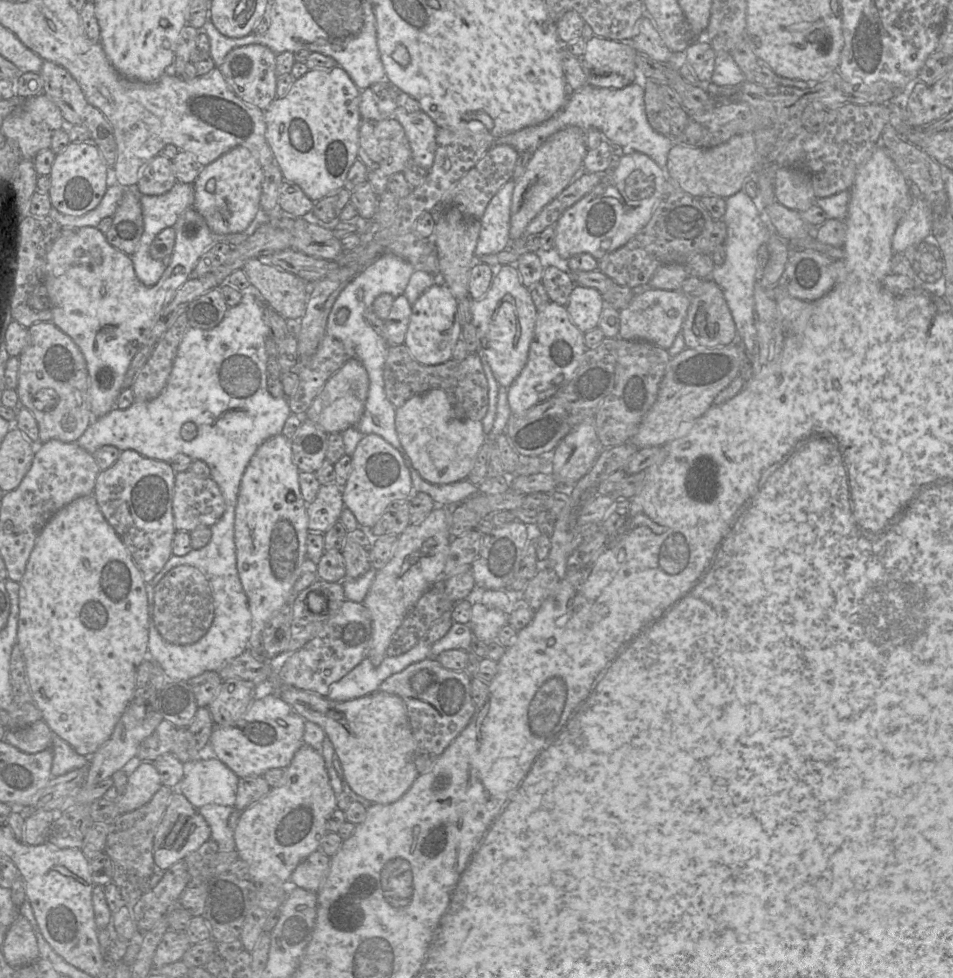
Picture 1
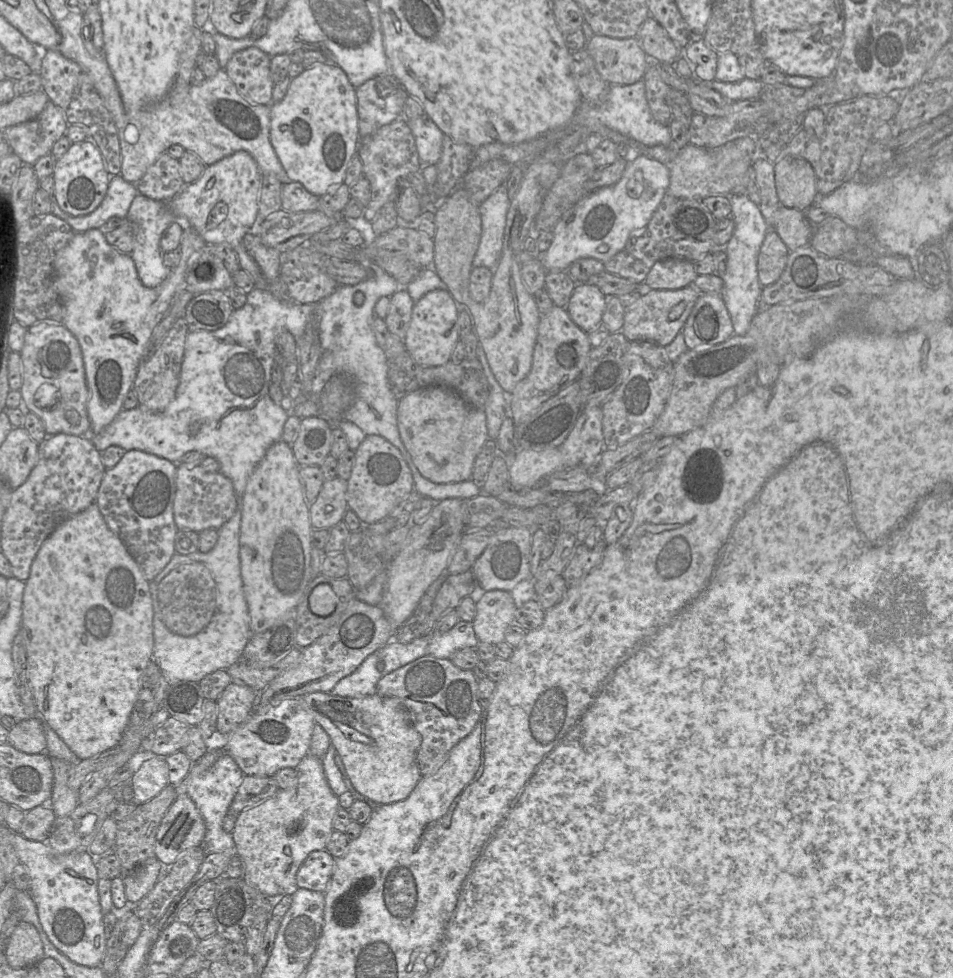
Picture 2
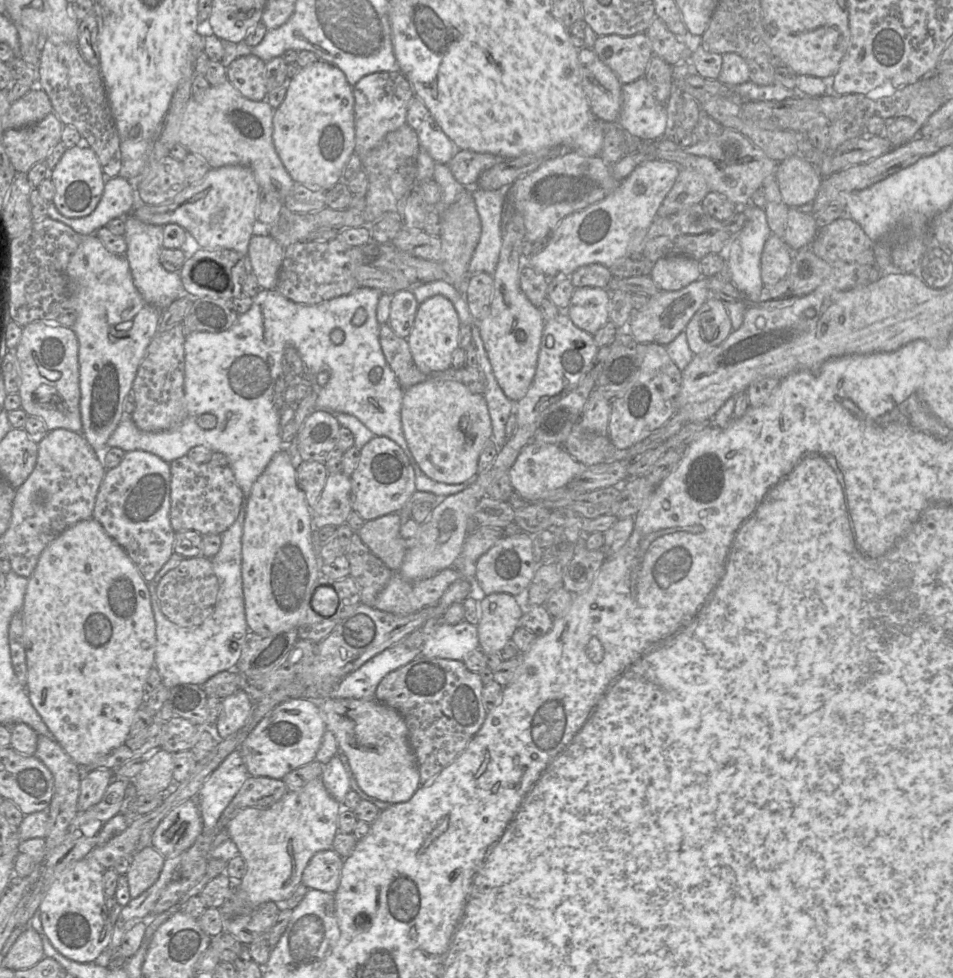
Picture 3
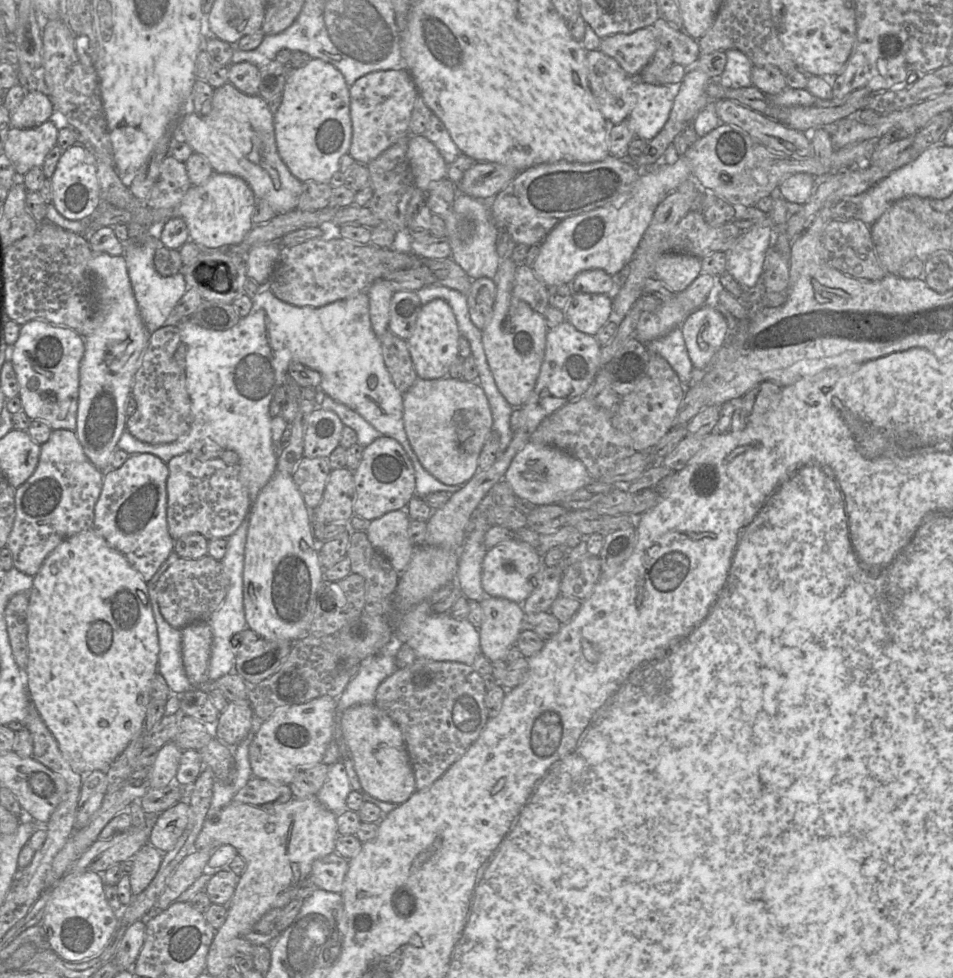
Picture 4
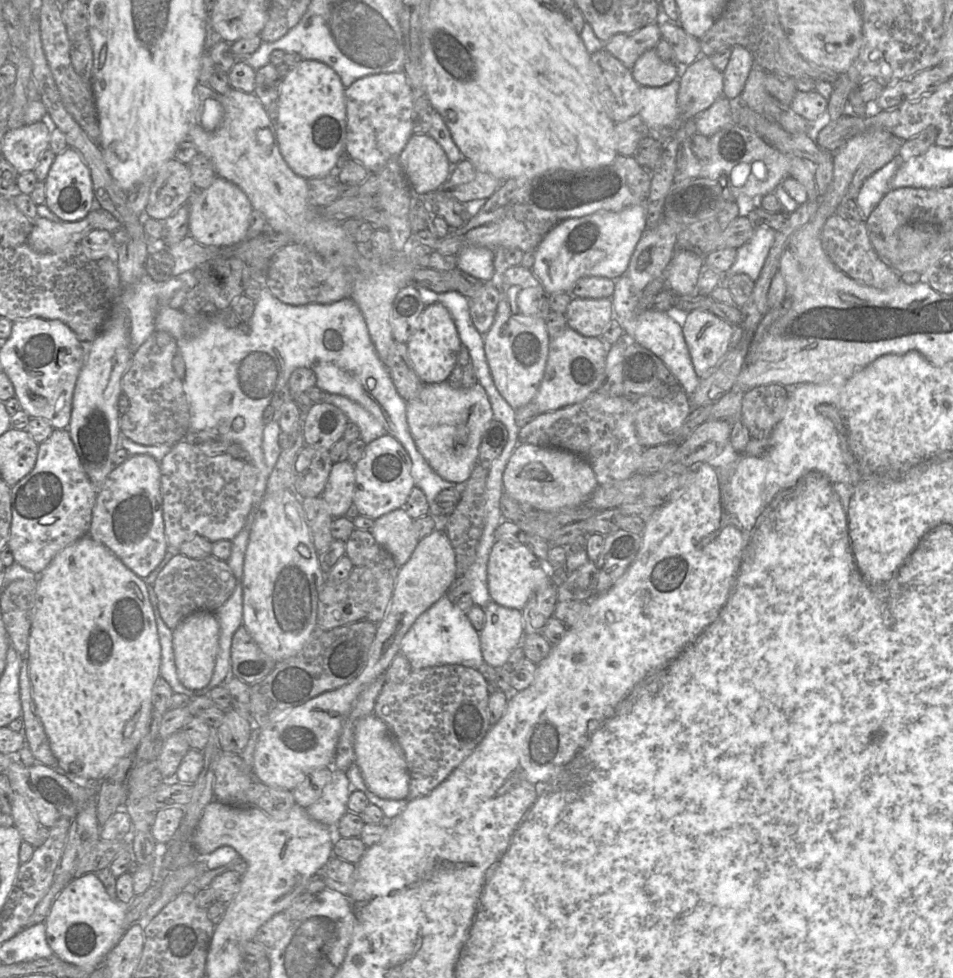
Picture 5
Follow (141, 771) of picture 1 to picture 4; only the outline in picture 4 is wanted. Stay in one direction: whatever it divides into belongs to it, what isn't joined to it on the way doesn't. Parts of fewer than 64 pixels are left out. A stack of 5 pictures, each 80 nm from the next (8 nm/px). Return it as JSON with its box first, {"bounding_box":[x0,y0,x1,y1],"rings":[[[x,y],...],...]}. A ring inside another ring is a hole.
{"bounding_box":[148,741,182,789],"rings":[[[169,741],[160,748],[148,771],[151,789],[164,788],[176,777],[182,752],[174,741]]]}

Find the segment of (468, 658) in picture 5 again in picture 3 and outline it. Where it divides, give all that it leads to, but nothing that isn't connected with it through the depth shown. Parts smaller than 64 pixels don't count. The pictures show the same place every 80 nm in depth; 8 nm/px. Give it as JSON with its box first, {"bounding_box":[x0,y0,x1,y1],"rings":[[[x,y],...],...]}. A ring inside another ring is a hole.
{"bounding_box":[420,620,479,661],"rings":[[[465,620],[455,625],[440,622],[433,634],[423,643],[420,654],[429,658],[463,661],[466,656],[479,648],[477,627]]]}

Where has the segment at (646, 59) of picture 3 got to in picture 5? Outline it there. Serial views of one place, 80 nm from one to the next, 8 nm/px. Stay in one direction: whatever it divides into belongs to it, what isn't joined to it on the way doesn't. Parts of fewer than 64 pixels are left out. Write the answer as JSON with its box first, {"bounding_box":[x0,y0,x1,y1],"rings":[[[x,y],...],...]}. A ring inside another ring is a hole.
{"bounding_box":[604,22,660,70],"rings":[[[655,22],[634,32],[613,35],[605,42],[604,50],[631,70],[637,59],[647,50],[655,48],[660,39],[659,26]]]}

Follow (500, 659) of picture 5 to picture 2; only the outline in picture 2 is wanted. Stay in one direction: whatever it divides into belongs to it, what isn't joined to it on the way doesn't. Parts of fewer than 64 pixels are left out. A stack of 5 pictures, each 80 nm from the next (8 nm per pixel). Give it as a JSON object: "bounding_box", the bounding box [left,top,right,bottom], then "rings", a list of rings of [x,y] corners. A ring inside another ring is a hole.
{"bounding_box":[472,591,516,645],"rings":[[[486,591],[476,603],[472,622],[478,641],[496,645],[504,641],[505,631],[515,620],[516,606],[510,592]]]}

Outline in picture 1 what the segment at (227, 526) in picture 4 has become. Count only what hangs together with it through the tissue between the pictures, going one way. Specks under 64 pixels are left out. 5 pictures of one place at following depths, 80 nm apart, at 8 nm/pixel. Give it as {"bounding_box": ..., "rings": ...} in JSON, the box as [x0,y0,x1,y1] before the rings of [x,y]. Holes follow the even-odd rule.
{"bounding_box":[172,470,225,533],"rings":[[[188,470],[175,476],[172,508],[176,531],[190,533],[217,523],[225,511],[225,501],[211,477],[200,477]]]}

